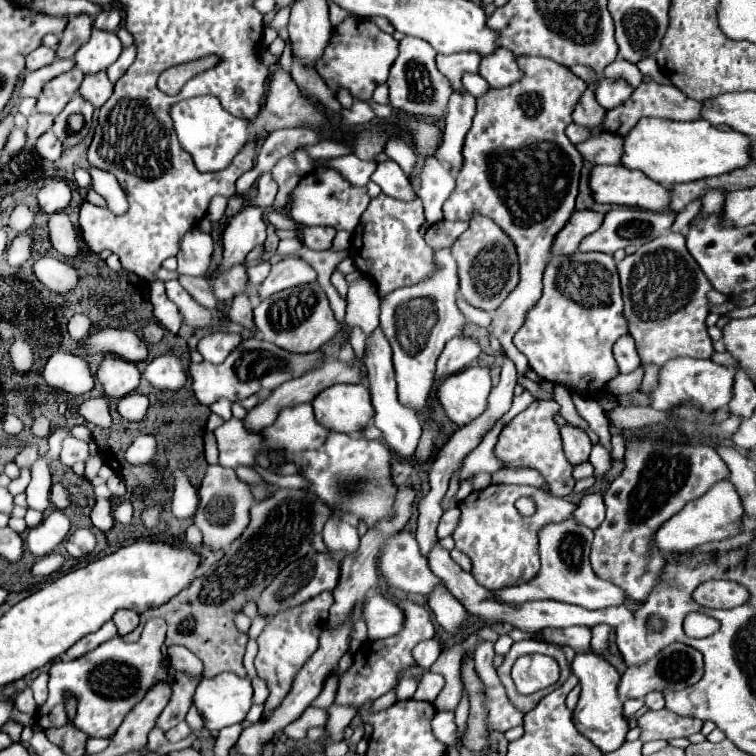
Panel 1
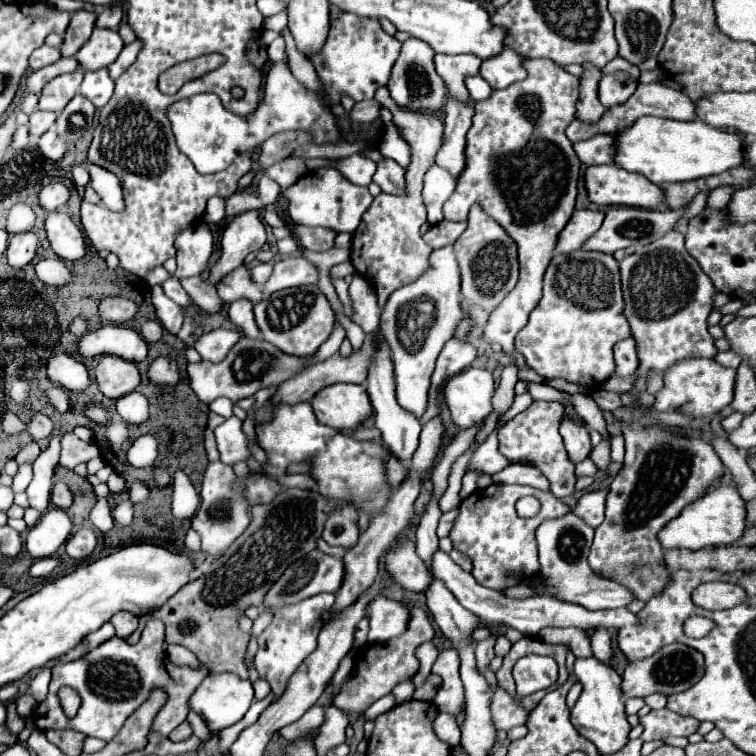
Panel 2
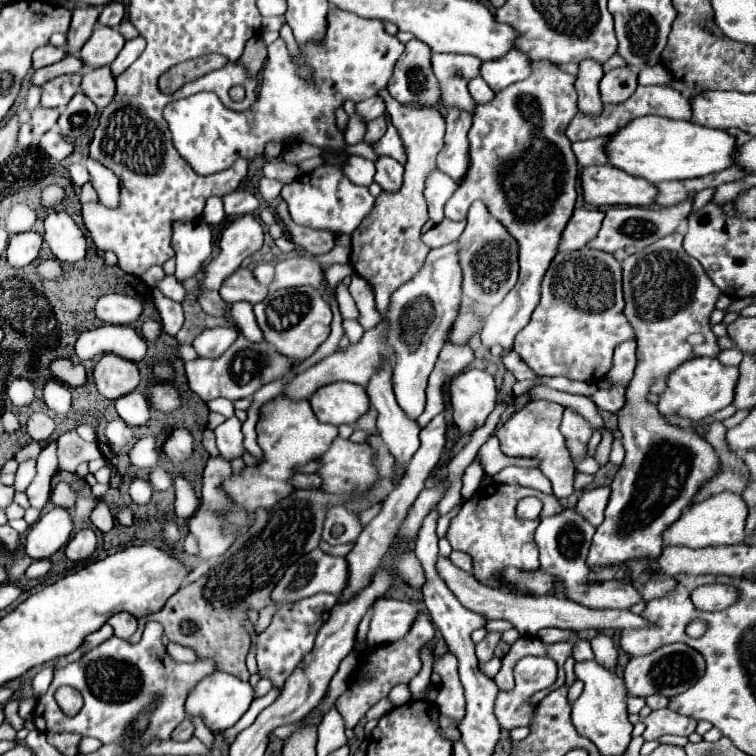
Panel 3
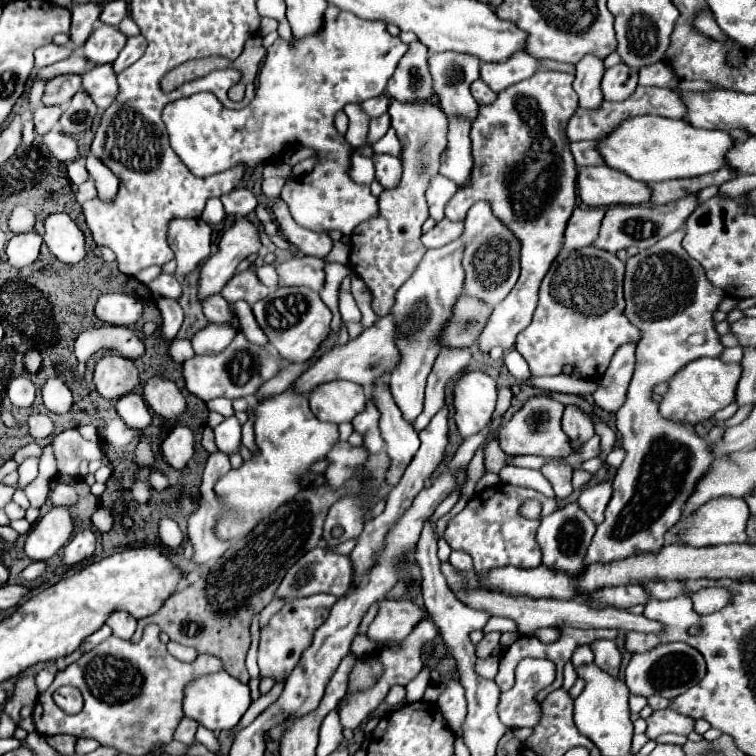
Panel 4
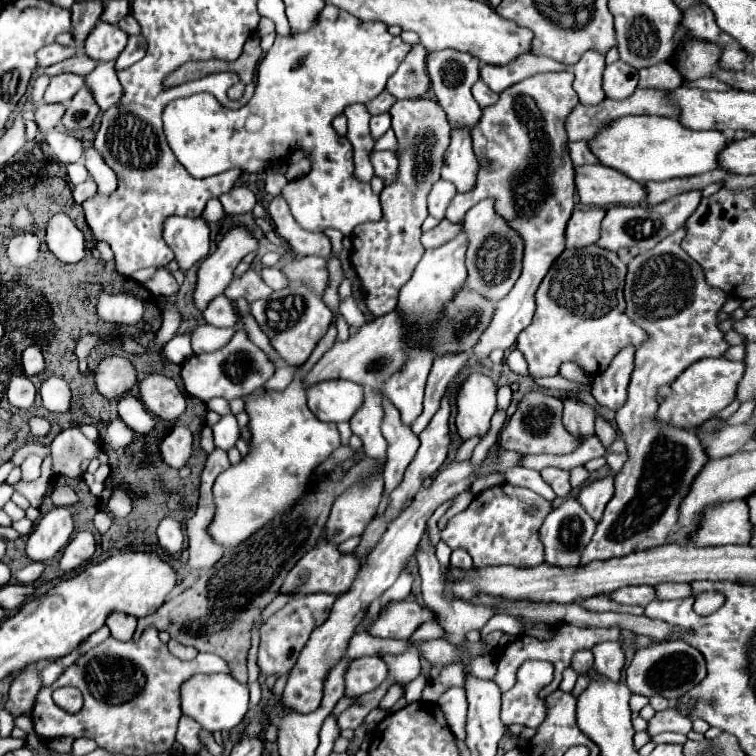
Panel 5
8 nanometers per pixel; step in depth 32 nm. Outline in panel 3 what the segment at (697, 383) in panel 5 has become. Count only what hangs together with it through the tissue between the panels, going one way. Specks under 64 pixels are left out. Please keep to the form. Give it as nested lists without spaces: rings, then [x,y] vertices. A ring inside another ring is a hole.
[[[696,358],[688,360],[666,380],[666,390],[658,400],[658,410],[662,416],[682,416],[692,422],[700,422],[714,412],[726,408],[734,400],[734,388],[738,382],[738,366],[724,366],[718,358]]]

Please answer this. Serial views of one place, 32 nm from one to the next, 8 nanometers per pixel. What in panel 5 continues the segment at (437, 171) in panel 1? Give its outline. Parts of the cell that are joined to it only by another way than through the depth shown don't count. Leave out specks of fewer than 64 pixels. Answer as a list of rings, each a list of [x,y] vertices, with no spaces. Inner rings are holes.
[[[438,180],[434,184],[430,196],[428,196],[428,212],[430,212],[430,216],[442,220],[448,204],[452,202],[452,196],[456,196],[456,188],[452,188],[452,184],[448,184],[446,180]]]

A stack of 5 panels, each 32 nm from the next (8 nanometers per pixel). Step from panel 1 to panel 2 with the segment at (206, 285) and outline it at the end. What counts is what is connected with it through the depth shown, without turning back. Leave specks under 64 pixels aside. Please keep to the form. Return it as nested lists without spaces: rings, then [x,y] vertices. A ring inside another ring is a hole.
[[[184,278],[180,282],[184,290],[190,294],[190,298],[208,314],[220,314],[224,308],[224,302],[220,300],[216,288],[208,288],[206,280],[202,278]]]

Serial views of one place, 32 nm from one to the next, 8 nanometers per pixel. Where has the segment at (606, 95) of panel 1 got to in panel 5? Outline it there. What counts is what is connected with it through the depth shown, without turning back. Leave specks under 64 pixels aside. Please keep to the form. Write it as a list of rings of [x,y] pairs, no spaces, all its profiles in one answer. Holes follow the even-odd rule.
[[[616,60],[614,64],[606,66],[604,70],[604,92],[608,98],[622,100],[636,90],[638,84],[638,70],[630,64]]]

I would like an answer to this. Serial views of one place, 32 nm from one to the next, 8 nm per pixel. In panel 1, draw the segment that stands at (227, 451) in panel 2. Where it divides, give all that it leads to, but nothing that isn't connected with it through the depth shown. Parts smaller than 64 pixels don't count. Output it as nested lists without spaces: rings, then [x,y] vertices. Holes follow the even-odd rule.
[[[238,418],[226,420],[220,428],[214,430],[220,450],[220,464],[228,468],[236,468],[240,464],[252,466],[256,462],[256,452],[270,454],[258,434],[248,434],[244,424]]]

